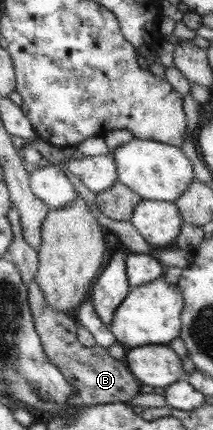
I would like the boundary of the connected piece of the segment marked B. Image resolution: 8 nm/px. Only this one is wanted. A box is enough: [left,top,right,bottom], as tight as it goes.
[27,280,141,407]

